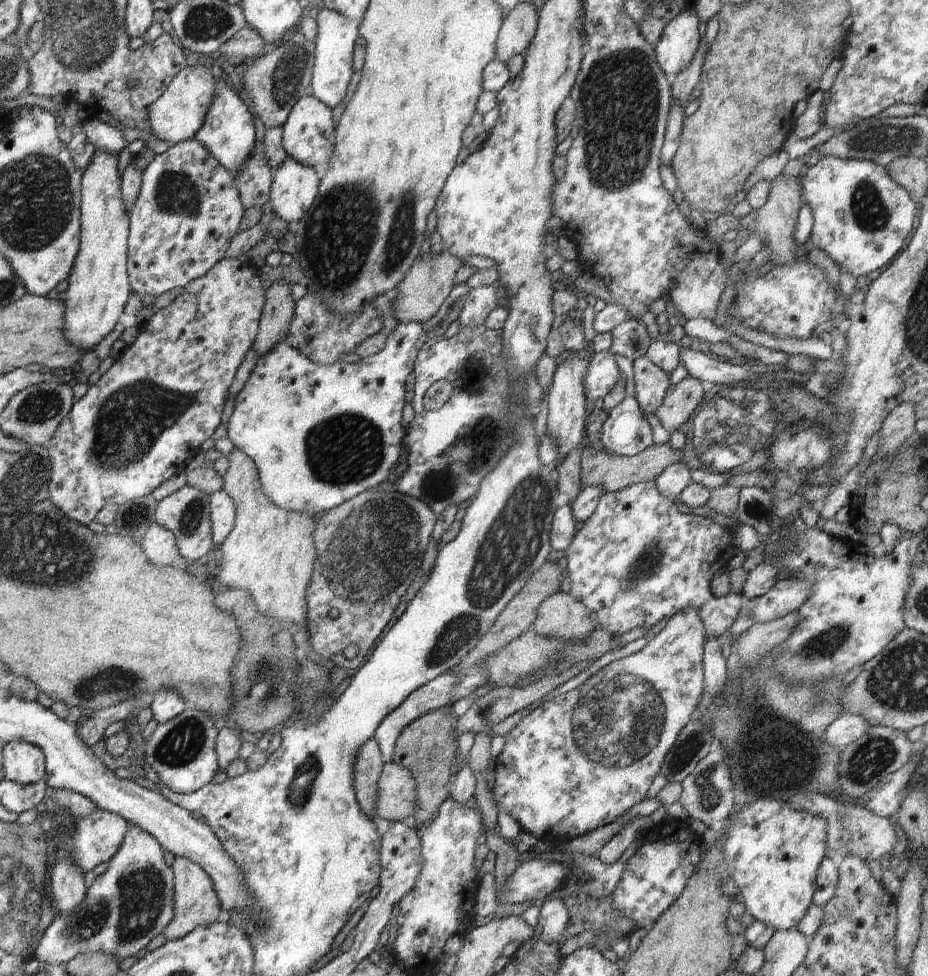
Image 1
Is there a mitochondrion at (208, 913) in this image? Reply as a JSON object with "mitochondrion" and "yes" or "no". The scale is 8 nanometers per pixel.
{"mitochondrion":"no"}

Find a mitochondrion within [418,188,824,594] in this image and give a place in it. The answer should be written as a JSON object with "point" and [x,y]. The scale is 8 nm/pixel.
{"point":[740,429]}

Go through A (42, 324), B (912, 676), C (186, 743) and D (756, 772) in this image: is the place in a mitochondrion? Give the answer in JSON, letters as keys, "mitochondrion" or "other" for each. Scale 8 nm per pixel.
{"A":"other","B":"mitochondrion","C":"mitochondrion","D":"mitochondrion"}

